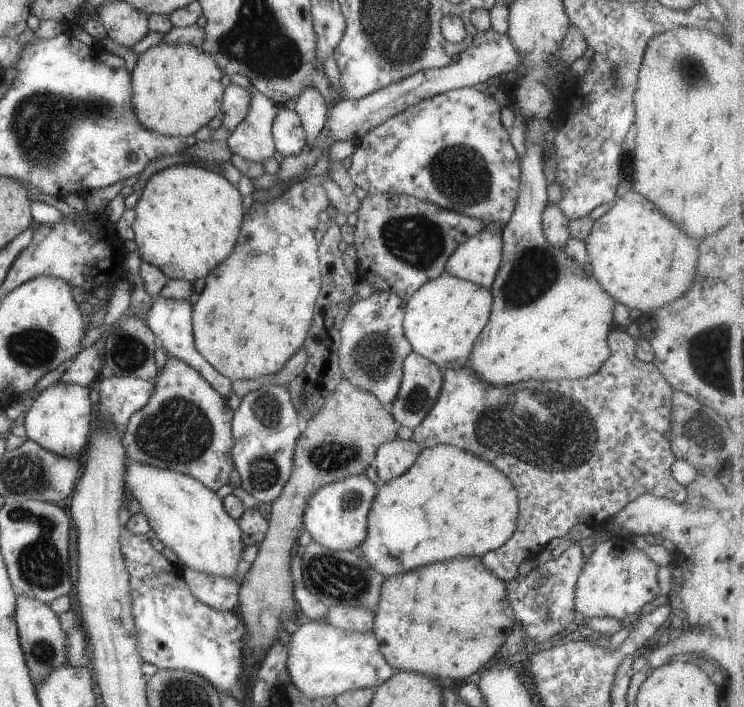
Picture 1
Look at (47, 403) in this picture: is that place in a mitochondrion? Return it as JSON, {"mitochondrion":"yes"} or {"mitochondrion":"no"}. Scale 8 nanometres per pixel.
{"mitochondrion":"no"}

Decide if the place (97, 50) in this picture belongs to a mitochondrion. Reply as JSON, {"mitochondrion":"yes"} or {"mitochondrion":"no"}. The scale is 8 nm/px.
{"mitochondrion":"no"}

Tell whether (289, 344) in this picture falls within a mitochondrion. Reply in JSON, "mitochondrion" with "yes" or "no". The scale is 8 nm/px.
{"mitochondrion":"no"}

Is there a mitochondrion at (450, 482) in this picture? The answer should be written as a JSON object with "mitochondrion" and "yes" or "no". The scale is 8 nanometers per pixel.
{"mitochondrion":"no"}

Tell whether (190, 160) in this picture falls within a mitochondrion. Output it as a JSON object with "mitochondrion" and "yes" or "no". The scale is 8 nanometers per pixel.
{"mitochondrion":"no"}

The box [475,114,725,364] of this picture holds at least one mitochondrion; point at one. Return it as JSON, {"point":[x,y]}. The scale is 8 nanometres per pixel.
{"point":[536,270]}

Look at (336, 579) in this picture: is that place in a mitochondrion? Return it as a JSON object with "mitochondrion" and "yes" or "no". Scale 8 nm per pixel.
{"mitochondrion":"yes"}

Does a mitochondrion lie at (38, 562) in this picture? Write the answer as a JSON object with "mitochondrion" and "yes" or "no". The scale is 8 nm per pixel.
{"mitochondrion":"yes"}

